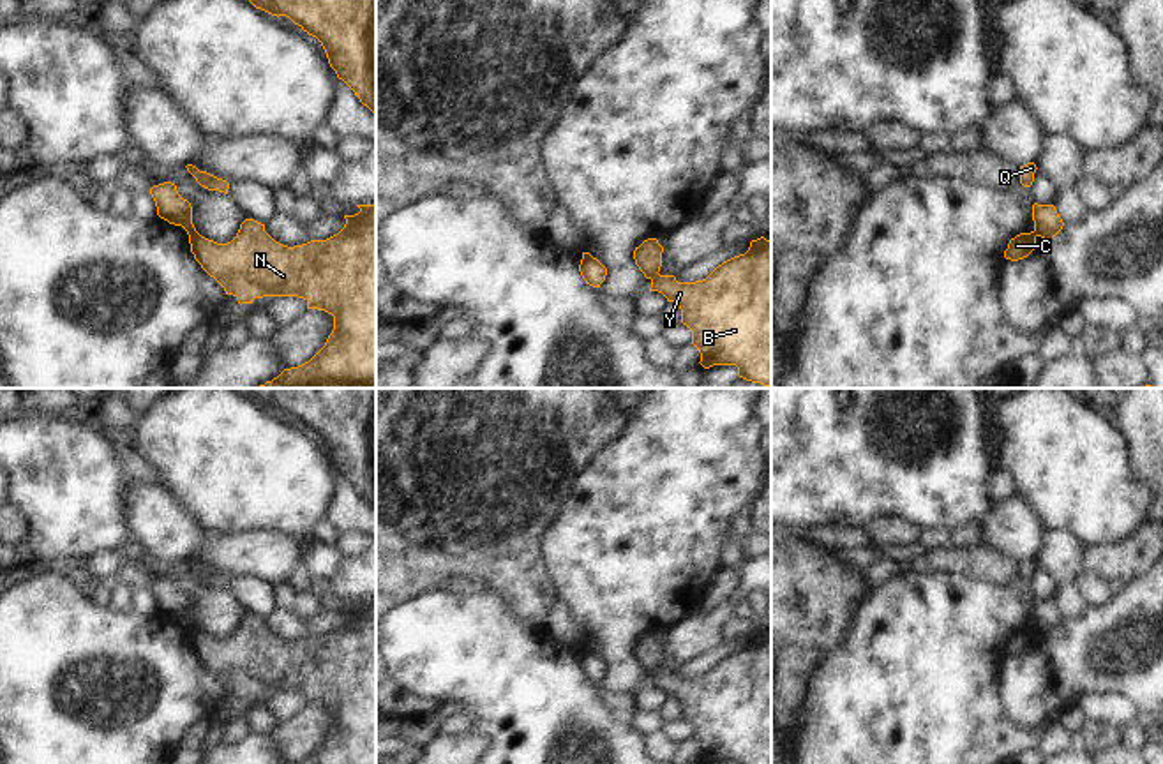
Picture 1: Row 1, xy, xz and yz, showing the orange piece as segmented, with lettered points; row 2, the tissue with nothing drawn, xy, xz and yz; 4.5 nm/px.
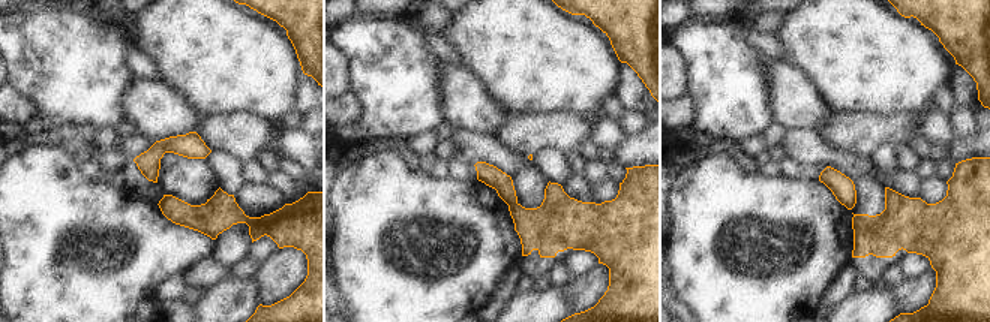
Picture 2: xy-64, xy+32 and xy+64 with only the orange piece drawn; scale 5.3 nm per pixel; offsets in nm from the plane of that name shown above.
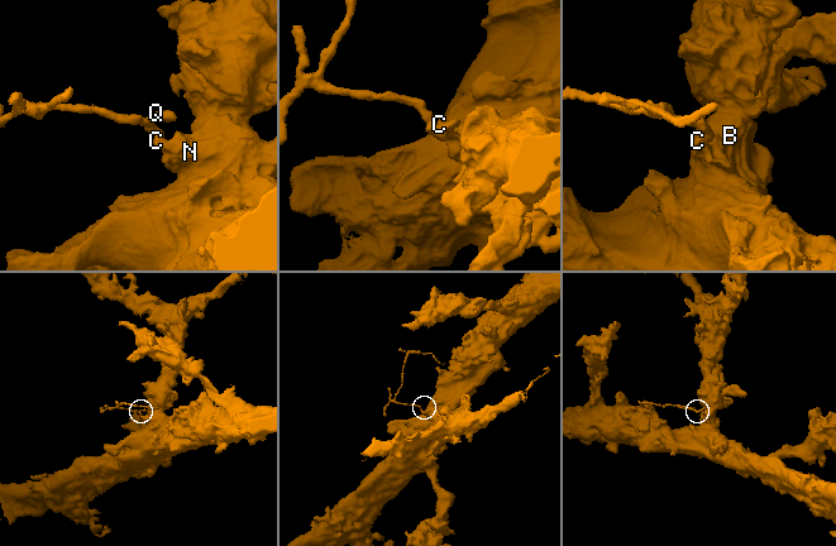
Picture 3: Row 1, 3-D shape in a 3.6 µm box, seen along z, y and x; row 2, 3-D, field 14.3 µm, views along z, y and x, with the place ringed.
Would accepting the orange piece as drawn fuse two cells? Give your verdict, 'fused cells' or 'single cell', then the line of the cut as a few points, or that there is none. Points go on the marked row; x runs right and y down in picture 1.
fused cells | xy (187, 232), (198, 235)

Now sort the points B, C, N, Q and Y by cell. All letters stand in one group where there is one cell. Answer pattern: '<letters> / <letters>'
B C N Y / Q

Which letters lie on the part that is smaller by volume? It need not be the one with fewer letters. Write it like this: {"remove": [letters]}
{"remove": ["Q"]}

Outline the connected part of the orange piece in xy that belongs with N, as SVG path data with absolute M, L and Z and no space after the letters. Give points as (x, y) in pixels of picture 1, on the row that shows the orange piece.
M376 203L356 206L360 212L344 215L346 224L337 235L295 247L275 242L265 231L265 224L254 219L245 219L236 236L228 243L217 243L201 235L187 233L194 259L240 305L252 303L254 298L263 296L298 296L307 302L307 309L325 311L334 316L332 333L309 362L284 369L277 378L258 388L376 388Z

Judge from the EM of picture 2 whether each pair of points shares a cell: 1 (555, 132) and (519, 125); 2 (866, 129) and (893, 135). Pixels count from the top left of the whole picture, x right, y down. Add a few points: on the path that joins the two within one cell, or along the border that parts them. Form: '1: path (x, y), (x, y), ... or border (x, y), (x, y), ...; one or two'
1: path (546, 131), (528, 131); one
2: path (872, 129), (887, 129); one

